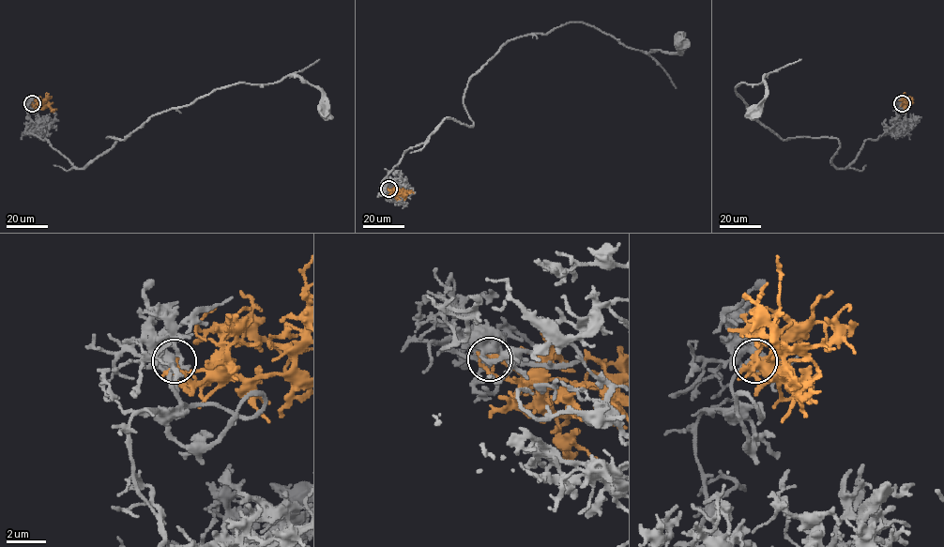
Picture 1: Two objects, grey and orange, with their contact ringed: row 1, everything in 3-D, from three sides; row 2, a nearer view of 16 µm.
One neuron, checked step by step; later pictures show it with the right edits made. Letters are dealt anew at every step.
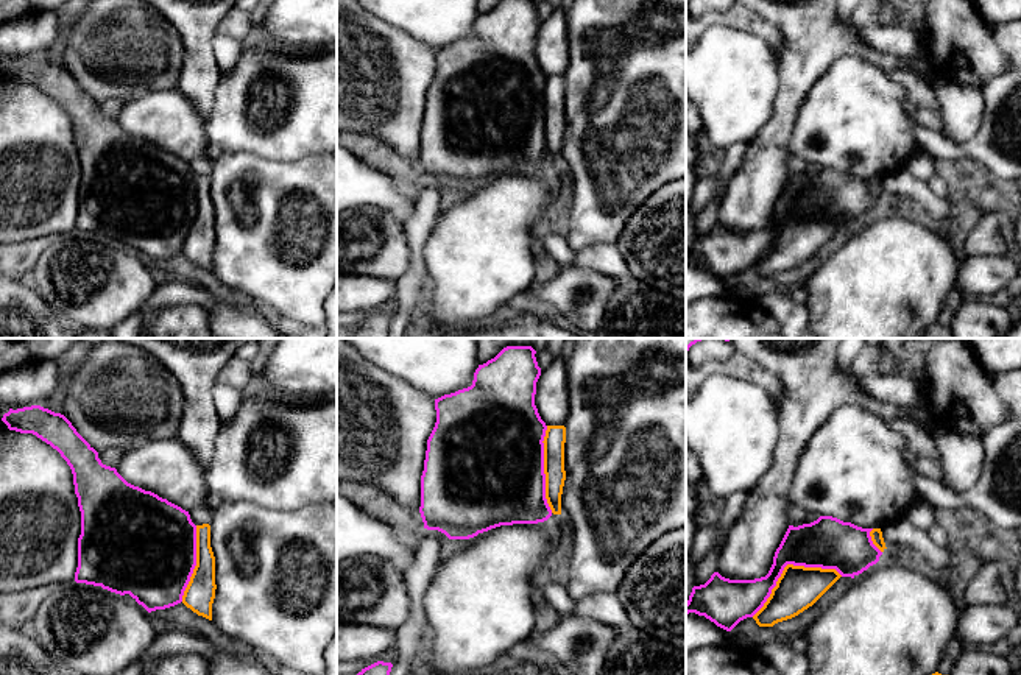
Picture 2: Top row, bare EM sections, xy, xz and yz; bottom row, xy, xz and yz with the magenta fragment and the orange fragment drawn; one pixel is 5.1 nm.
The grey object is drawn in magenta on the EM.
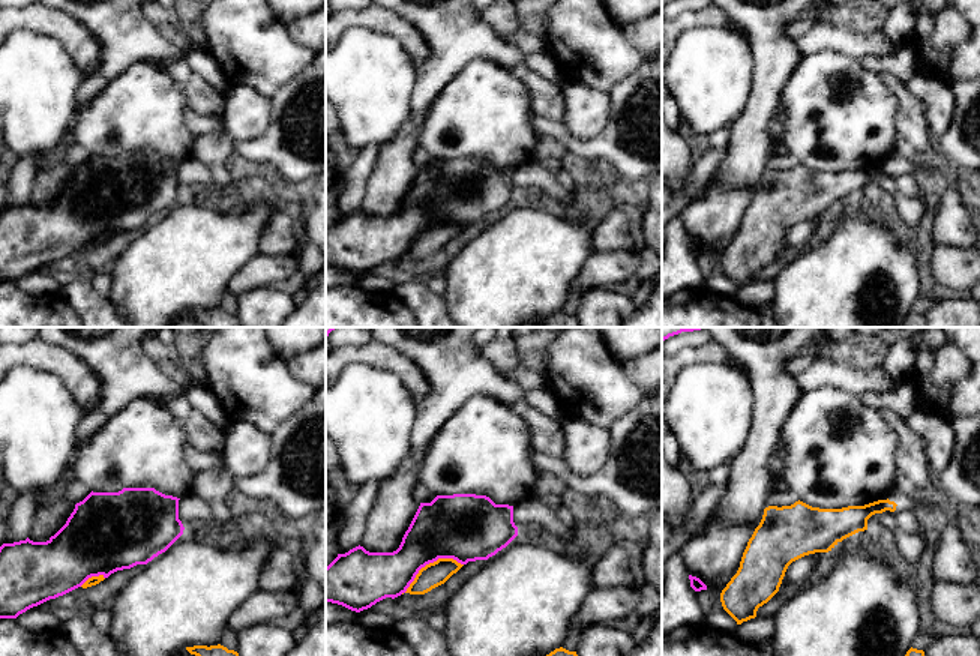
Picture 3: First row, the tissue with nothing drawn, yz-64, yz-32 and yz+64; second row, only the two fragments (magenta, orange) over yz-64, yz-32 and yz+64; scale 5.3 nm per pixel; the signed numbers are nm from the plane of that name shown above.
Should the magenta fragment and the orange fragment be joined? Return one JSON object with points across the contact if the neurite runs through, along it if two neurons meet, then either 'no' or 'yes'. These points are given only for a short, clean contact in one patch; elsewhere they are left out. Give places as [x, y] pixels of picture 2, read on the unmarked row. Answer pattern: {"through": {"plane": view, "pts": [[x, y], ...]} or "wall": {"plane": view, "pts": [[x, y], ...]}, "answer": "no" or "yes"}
{"answer": "yes"}

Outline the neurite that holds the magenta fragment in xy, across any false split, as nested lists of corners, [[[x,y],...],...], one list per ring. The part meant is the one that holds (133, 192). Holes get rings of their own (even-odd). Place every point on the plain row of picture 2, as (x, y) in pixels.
[[[31,56],[9,59],[2,72],[9,81],[33,84],[50,95],[72,120],[81,162],[76,234],[101,237],[120,246],[129,245],[148,263],[182,253],[198,267],[212,271],[217,235],[209,175],[195,176],[189,162],[128,134],[115,118],[101,114],[98,103],[61,64]]]

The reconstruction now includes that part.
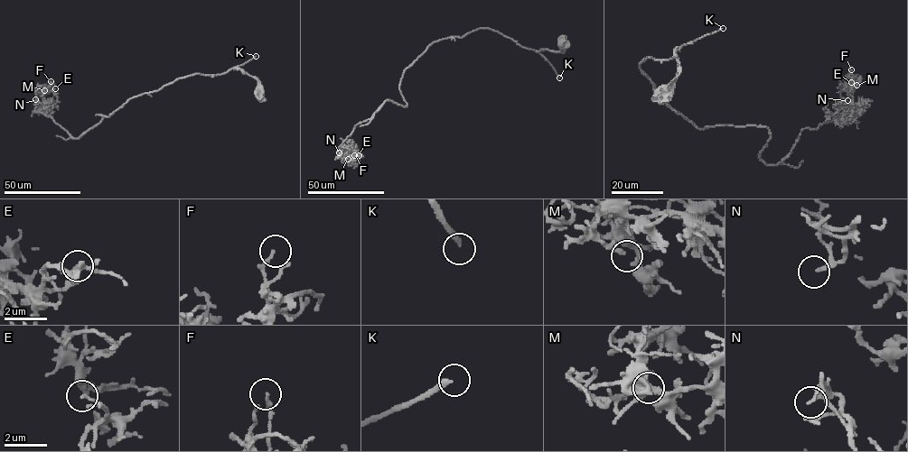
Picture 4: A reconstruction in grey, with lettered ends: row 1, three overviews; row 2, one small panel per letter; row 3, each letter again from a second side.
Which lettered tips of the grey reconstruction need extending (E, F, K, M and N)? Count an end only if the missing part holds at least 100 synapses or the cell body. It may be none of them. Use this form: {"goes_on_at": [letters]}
{"goes_on_at": ["K", "N"]}

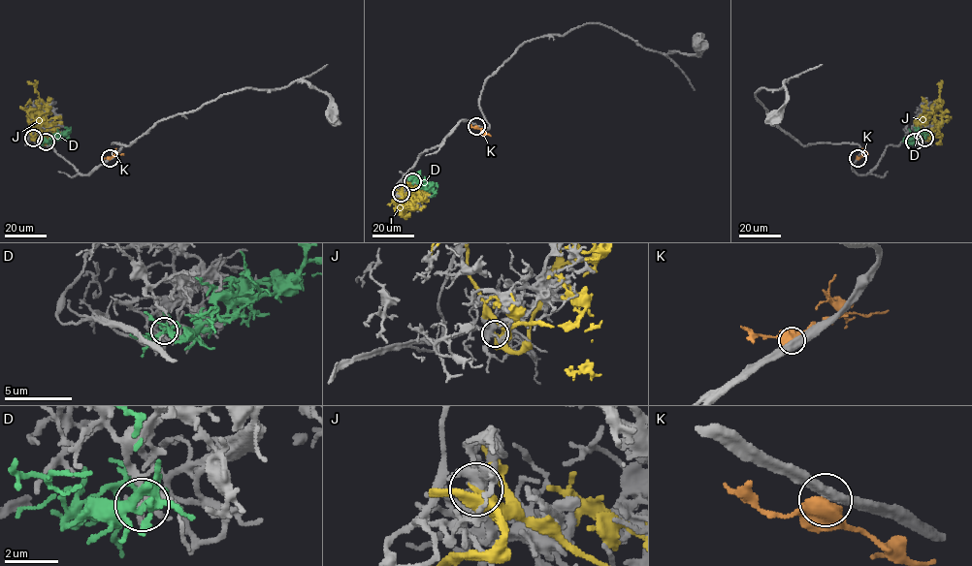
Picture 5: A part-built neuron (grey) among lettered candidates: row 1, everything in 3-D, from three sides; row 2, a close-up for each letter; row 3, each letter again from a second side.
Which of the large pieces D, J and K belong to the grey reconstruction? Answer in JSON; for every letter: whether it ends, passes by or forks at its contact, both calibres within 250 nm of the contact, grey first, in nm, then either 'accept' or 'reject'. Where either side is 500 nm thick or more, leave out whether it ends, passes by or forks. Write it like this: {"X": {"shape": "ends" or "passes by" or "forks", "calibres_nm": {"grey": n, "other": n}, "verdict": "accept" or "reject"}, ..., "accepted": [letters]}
{"D": {"shape": "passes by", "calibres_nm": {"grey": 120, "other": 170}, "verdict": "accept"}, "J": {"shape": "ends", "calibres_nm": {"grey": 440, "other": 400}, "verdict": "reject"}, "K": {"calibres_nm": {"grey": 420, "other": 550}, "verdict": "reject"}, "accepted": ["D"]}

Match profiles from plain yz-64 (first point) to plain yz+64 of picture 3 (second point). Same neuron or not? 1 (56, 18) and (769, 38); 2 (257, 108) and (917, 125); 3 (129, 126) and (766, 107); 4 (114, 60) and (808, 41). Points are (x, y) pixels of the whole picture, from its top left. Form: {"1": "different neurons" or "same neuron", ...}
{"1": "different neurons", "2": "different neurons", "3": "different neurons", "4": "different neurons"}

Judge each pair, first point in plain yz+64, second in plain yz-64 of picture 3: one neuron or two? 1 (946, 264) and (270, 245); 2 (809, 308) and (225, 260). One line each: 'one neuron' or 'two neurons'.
1: two neurons
2: one neuron

